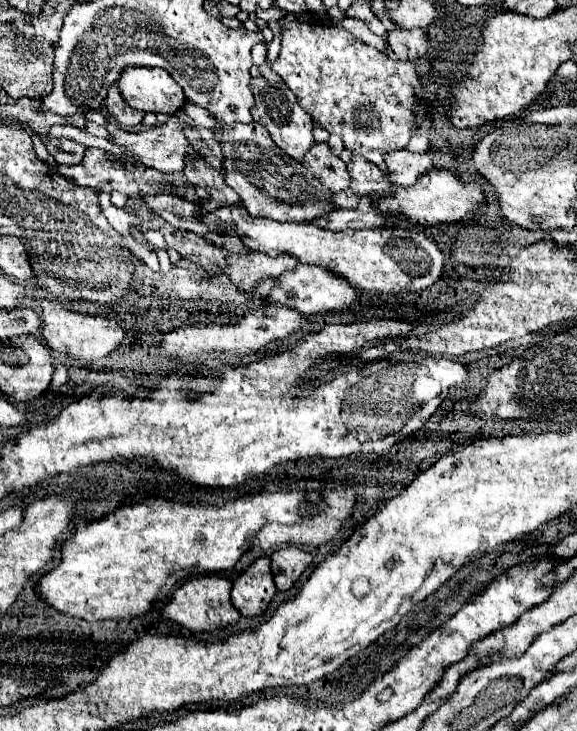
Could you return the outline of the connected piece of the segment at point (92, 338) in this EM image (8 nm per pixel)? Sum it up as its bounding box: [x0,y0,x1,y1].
[41,299,125,361]

